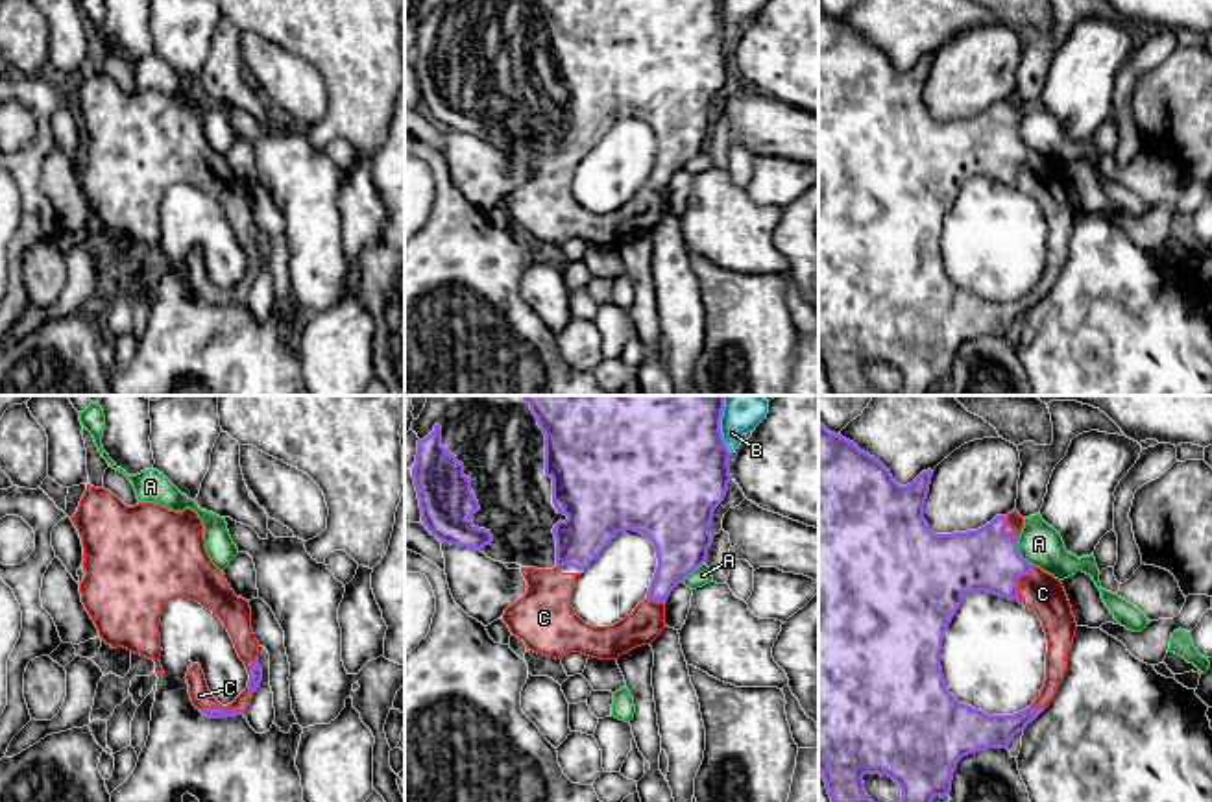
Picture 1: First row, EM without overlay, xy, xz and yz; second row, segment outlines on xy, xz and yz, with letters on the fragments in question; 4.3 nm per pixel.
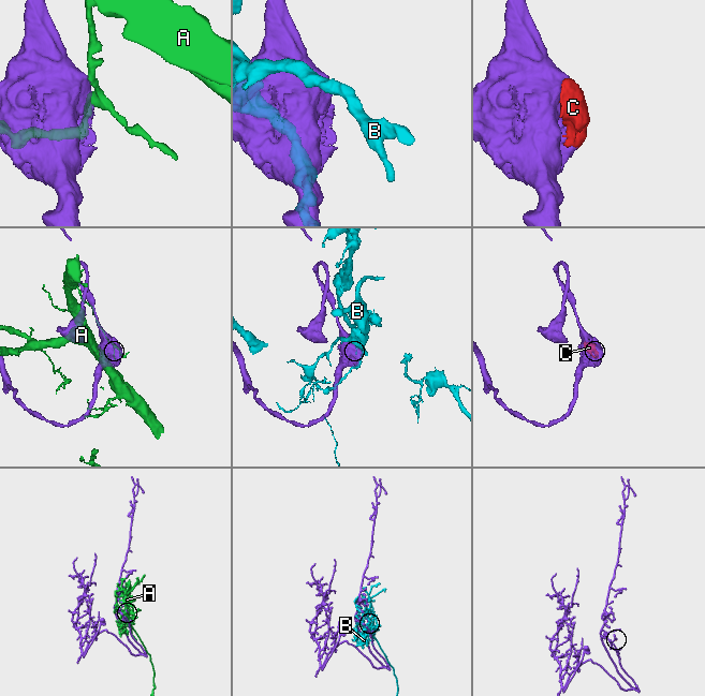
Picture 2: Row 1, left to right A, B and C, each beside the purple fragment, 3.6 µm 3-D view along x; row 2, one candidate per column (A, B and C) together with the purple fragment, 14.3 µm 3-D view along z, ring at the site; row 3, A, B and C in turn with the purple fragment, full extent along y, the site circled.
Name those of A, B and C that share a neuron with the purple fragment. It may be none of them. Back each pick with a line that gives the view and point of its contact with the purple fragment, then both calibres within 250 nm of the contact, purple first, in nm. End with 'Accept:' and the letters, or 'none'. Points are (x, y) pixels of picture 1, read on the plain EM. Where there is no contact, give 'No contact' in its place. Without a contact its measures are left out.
C: Touches purple at yz (1017, 169). Thickness 280 nm (purple) against 180 nm
Accept: C

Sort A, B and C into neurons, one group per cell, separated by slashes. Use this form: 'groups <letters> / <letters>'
groups A / B / C

